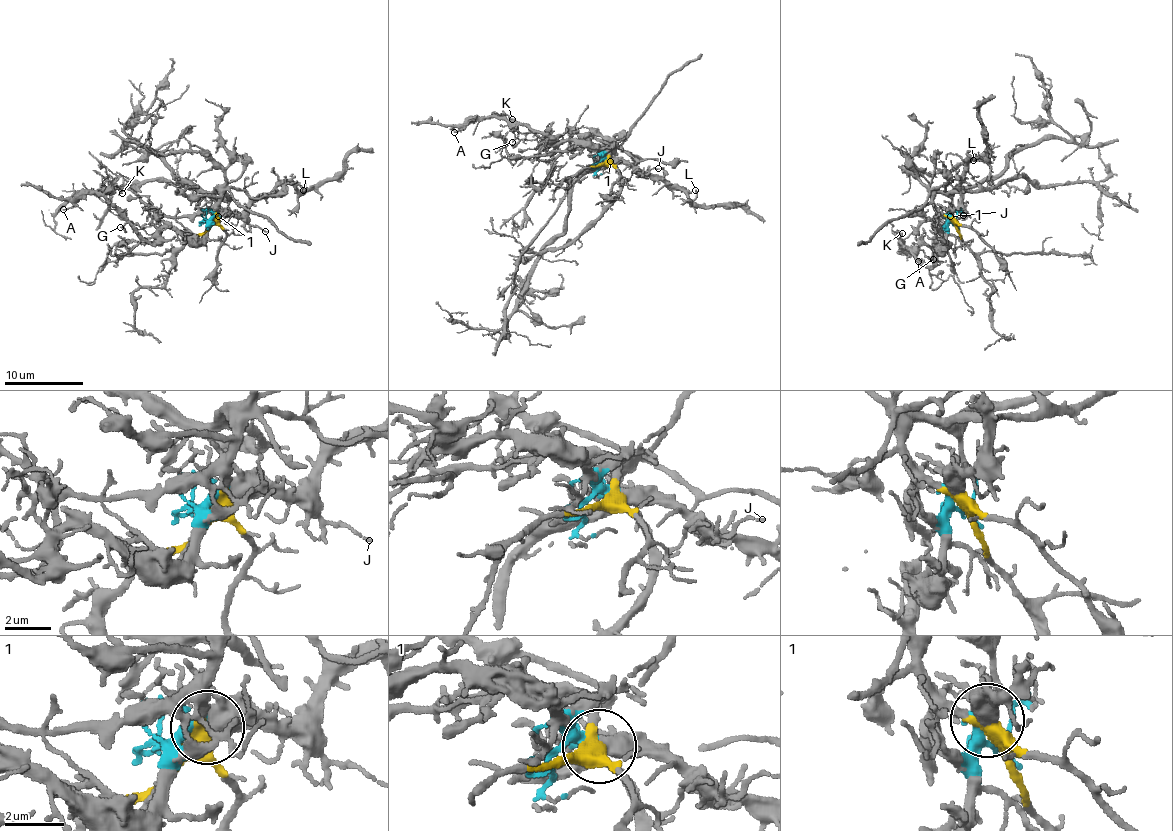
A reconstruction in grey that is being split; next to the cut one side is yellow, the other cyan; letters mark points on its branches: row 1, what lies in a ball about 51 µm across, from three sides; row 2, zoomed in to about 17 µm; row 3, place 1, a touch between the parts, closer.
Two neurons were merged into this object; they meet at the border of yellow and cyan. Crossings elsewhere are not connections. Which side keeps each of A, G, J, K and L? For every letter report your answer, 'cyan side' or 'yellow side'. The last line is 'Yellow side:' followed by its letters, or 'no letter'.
A: cyan side
G: cyan side
J: cyan side
K: cyan side
L: cyan side
Yellow side: no letter

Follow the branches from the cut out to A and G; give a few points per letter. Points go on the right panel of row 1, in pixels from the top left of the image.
A: (958, 223), (948, 225), (948, 236), (929, 258), (933, 267), (916, 259), (900, 242), (918, 261)
G: (958, 223), (948, 225), (948, 236), (929, 258), (933, 267), (916, 259), (926, 264), (934, 258)

